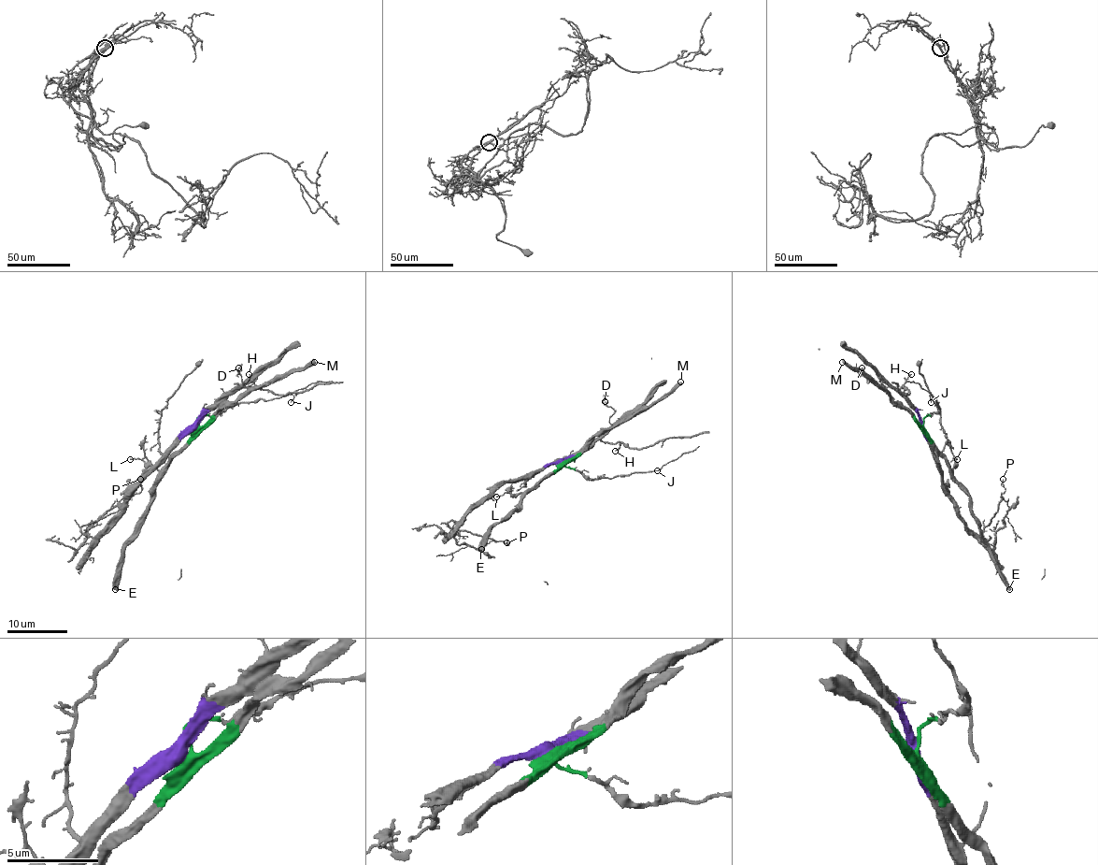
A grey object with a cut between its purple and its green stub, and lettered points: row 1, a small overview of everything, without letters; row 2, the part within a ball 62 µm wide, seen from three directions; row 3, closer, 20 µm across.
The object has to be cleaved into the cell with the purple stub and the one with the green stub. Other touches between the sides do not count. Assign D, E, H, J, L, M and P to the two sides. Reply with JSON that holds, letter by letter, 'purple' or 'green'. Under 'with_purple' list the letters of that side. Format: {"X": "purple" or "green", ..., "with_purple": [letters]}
{"D": "green", "E": "green", "H": "purple", "J": "green", "L": "green", "M": "green", "P": "purple", "with_purple": ["H", "P"]}

